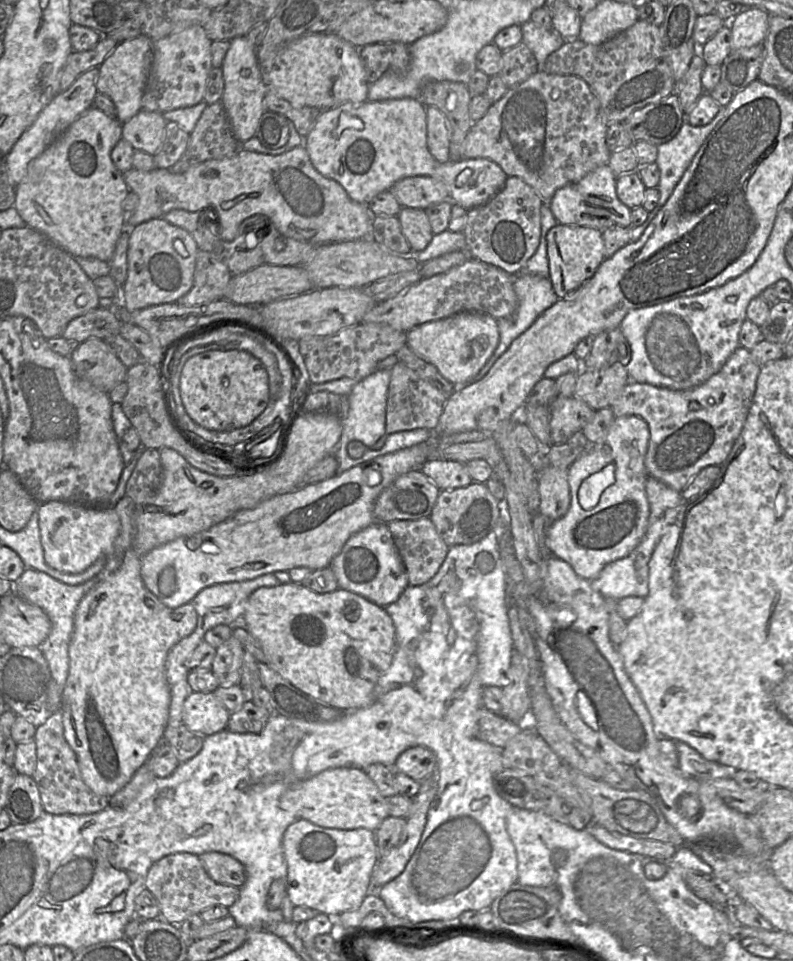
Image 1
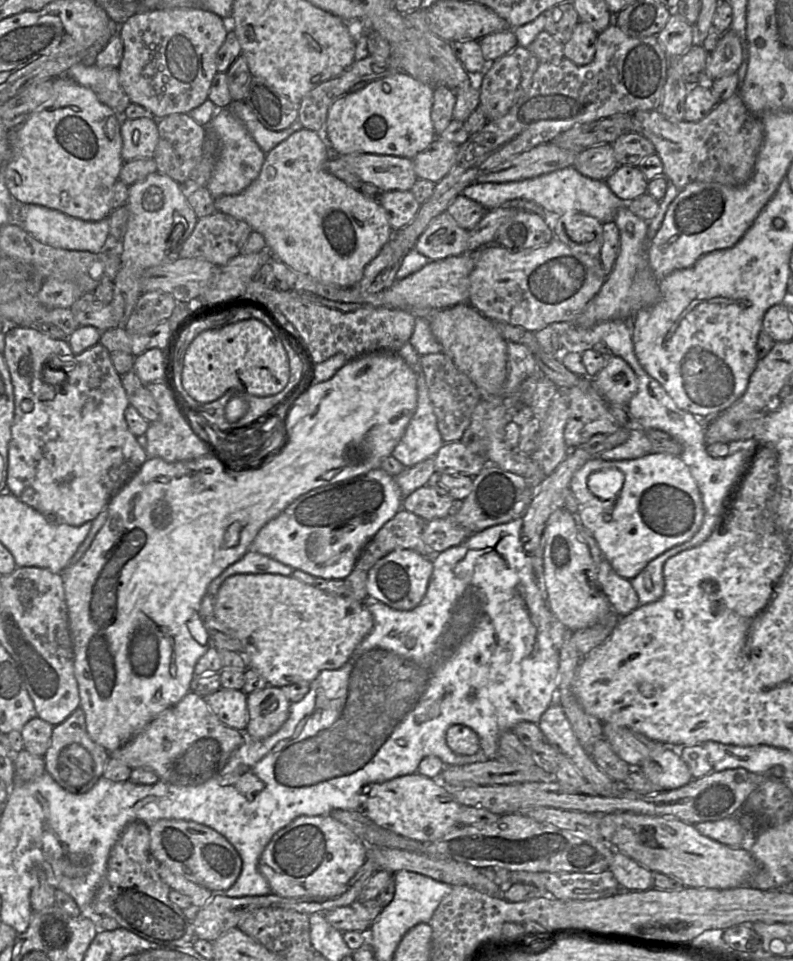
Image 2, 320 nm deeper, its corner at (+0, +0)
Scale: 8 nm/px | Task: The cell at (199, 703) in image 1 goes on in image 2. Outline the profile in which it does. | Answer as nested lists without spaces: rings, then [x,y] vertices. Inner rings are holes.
[[[220,688],[204,698],[222,723],[238,731],[246,730],[249,713],[247,694],[243,690]]]

